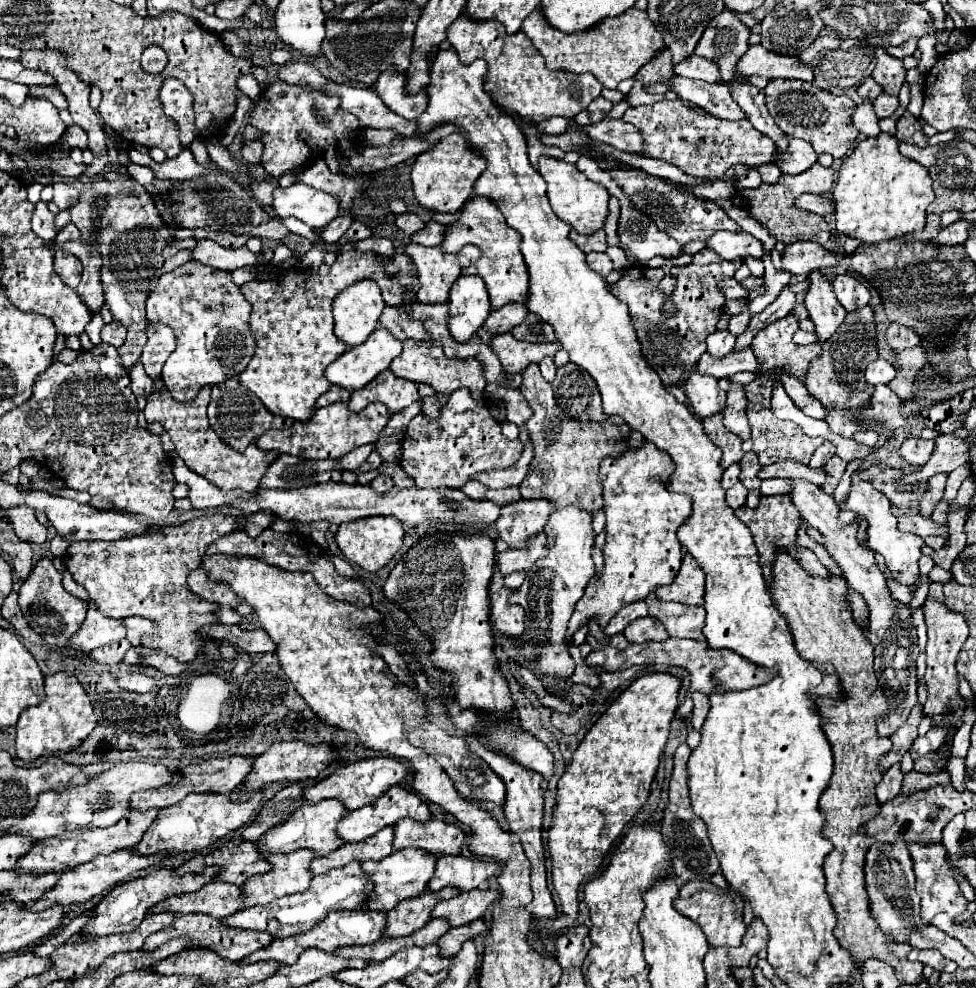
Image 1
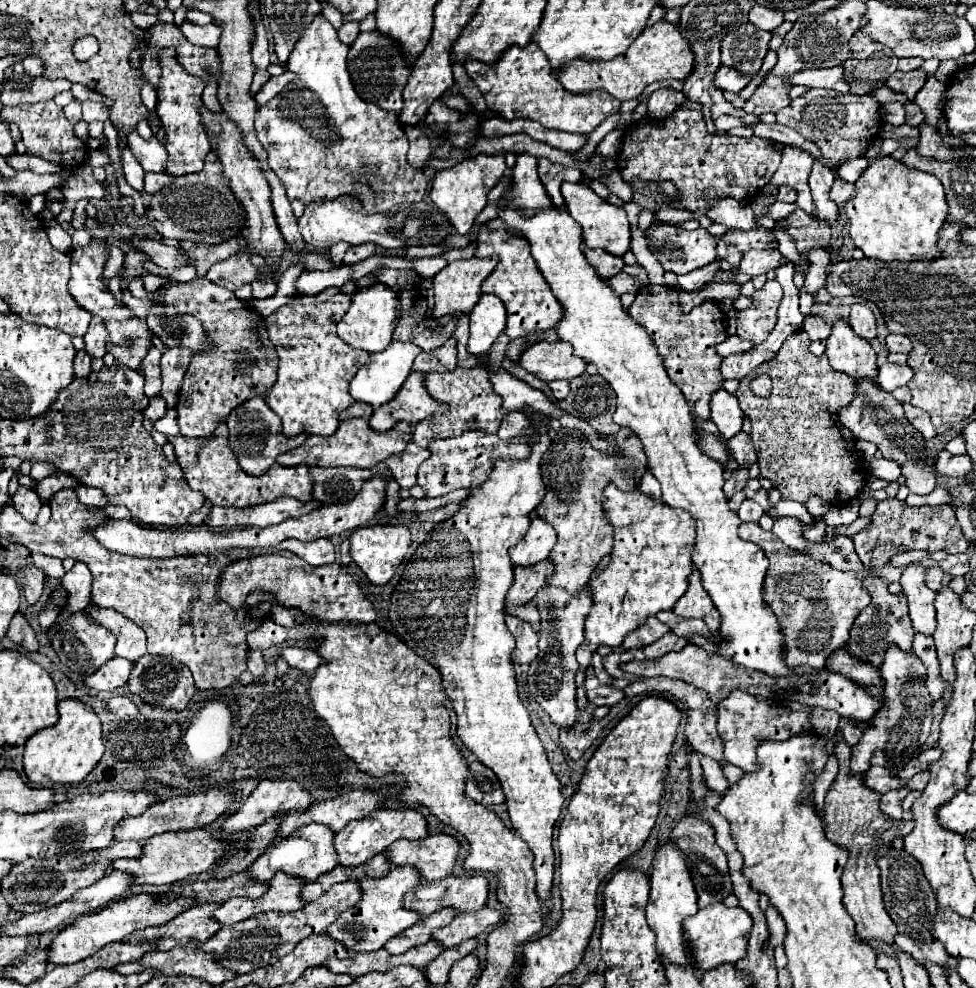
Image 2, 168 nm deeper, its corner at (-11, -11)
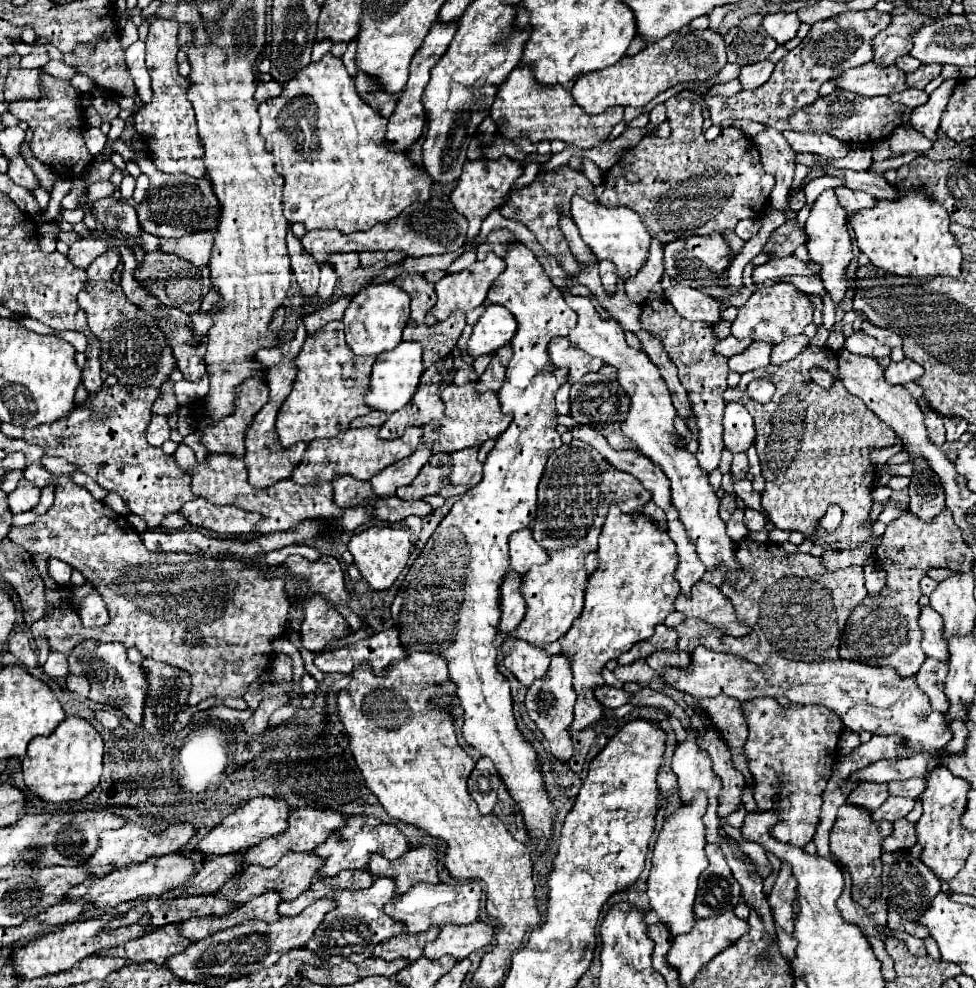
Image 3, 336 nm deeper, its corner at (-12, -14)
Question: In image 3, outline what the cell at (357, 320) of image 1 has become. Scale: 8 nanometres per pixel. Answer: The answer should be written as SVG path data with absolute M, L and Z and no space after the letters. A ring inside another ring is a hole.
M394 283L364 287L358 295L354 295L342 319L346 325L346 343L354 355L362 357L390 351L402 341L402 329L408 323L408 315L410 315L410 297Z

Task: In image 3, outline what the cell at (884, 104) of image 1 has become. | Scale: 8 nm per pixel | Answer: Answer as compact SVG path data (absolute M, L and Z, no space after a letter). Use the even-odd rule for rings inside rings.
M946 79L928 99L928 103L912 109L912 115L910 115L910 121L912 121L912 127L916 131L920 131L924 137L928 137L930 141L936 139L936 131L940 127L940 117L948 105L948 99L956 87L956 79Z

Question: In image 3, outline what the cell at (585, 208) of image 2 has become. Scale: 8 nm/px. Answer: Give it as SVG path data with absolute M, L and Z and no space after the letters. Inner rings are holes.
M578 195L572 197L572 207L570 207L572 219L580 229L580 235L584 239L584 243L592 249L592 253L598 259L608 259L618 267L618 275L622 279L628 279L630 275L634 275L634 271L638 271L638 267L642 267L642 263L646 261L648 249L650 249L650 233L646 231L646 227L642 225L642 221L638 219L638 215L634 211L630 211L628 207L604 207L598 201L590 203Z

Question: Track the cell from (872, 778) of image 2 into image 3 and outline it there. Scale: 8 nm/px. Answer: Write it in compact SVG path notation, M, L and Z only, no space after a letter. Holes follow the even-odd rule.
M862 781L848 797L848 803L858 807L868 807L868 811L874 811L882 805L882 801L888 797L888 783L872 783Z

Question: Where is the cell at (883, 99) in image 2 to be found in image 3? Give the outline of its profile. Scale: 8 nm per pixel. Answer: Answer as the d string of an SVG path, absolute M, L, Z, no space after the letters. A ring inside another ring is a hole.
M904 89L902 93L896 93L896 95L890 95L890 99L894 101L894 103L902 103L902 105L906 105L906 107L918 107L918 105L922 105L922 103L926 103L926 99L928 99L928 95L924 93L924 91L916 91L916 89Z

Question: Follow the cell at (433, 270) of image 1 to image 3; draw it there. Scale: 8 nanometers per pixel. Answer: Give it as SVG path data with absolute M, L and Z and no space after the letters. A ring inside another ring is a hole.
M488 253L484 261L476 261L464 271L448 273L436 283L438 301L430 309L438 321L444 321L450 313L468 313L486 301L490 285L504 271L504 261L494 253Z

